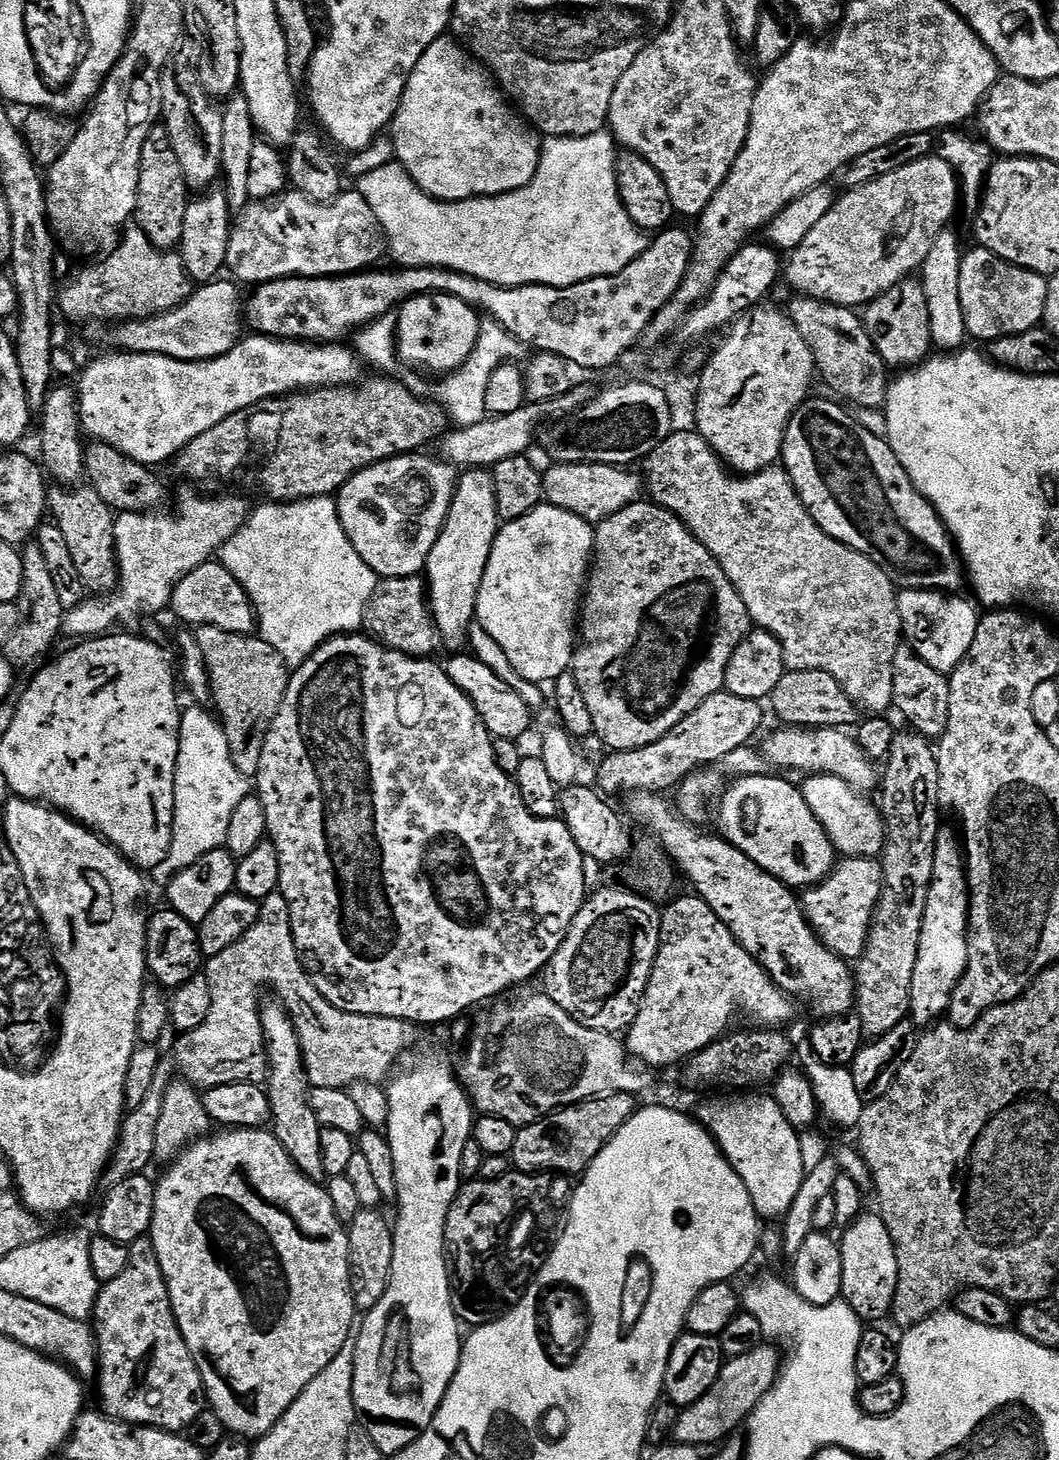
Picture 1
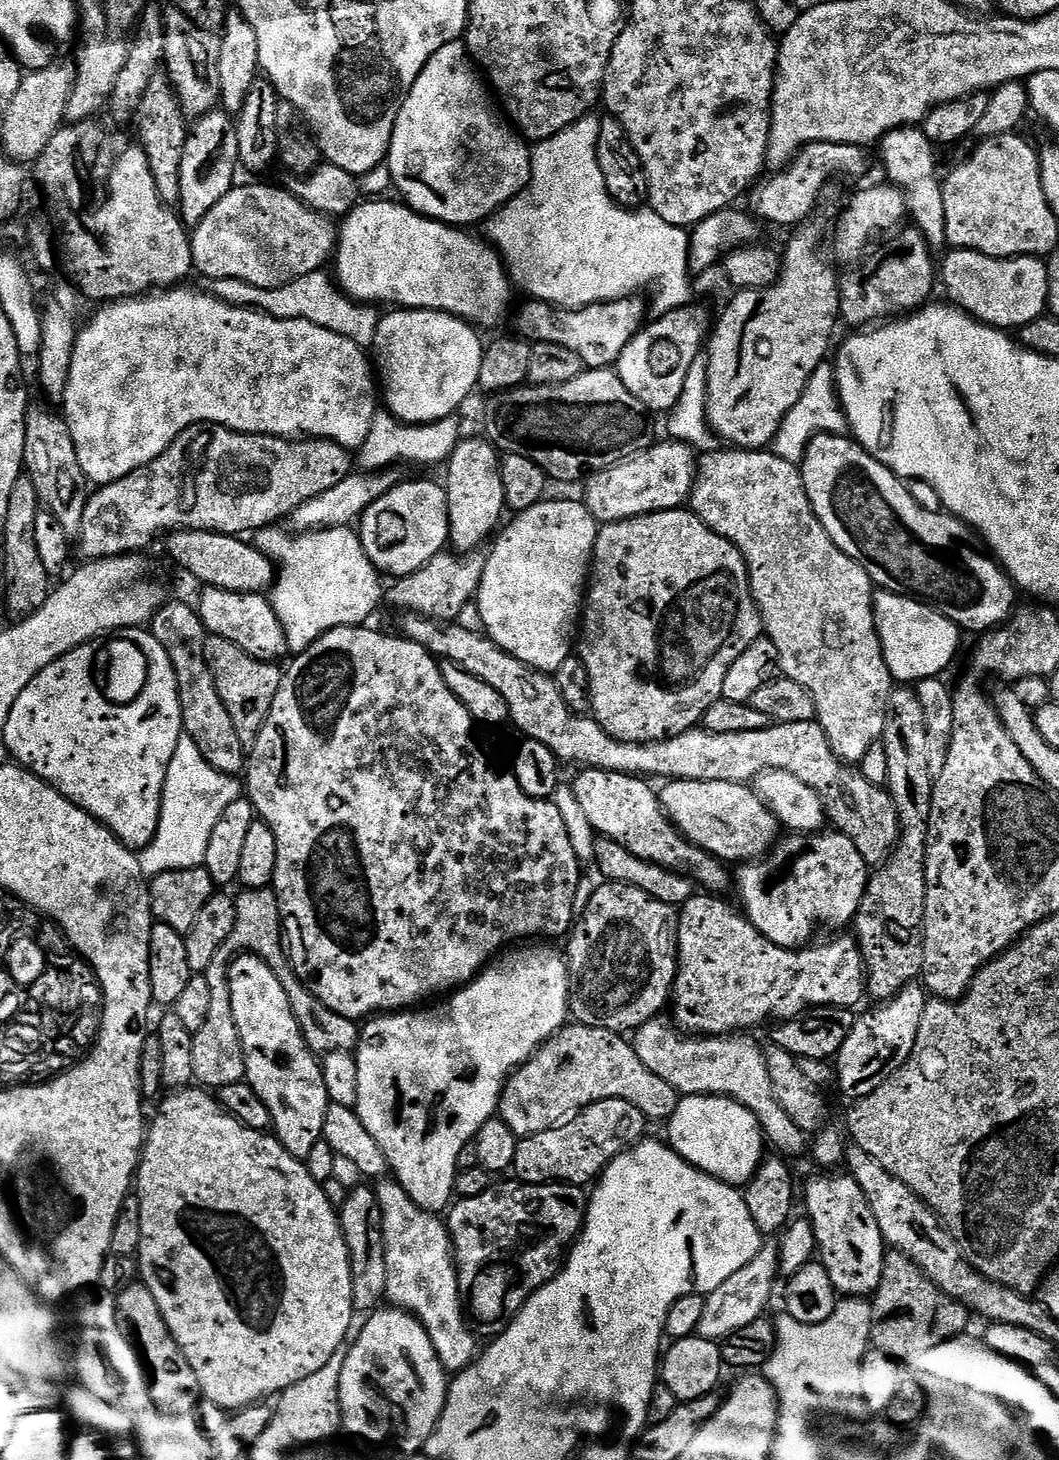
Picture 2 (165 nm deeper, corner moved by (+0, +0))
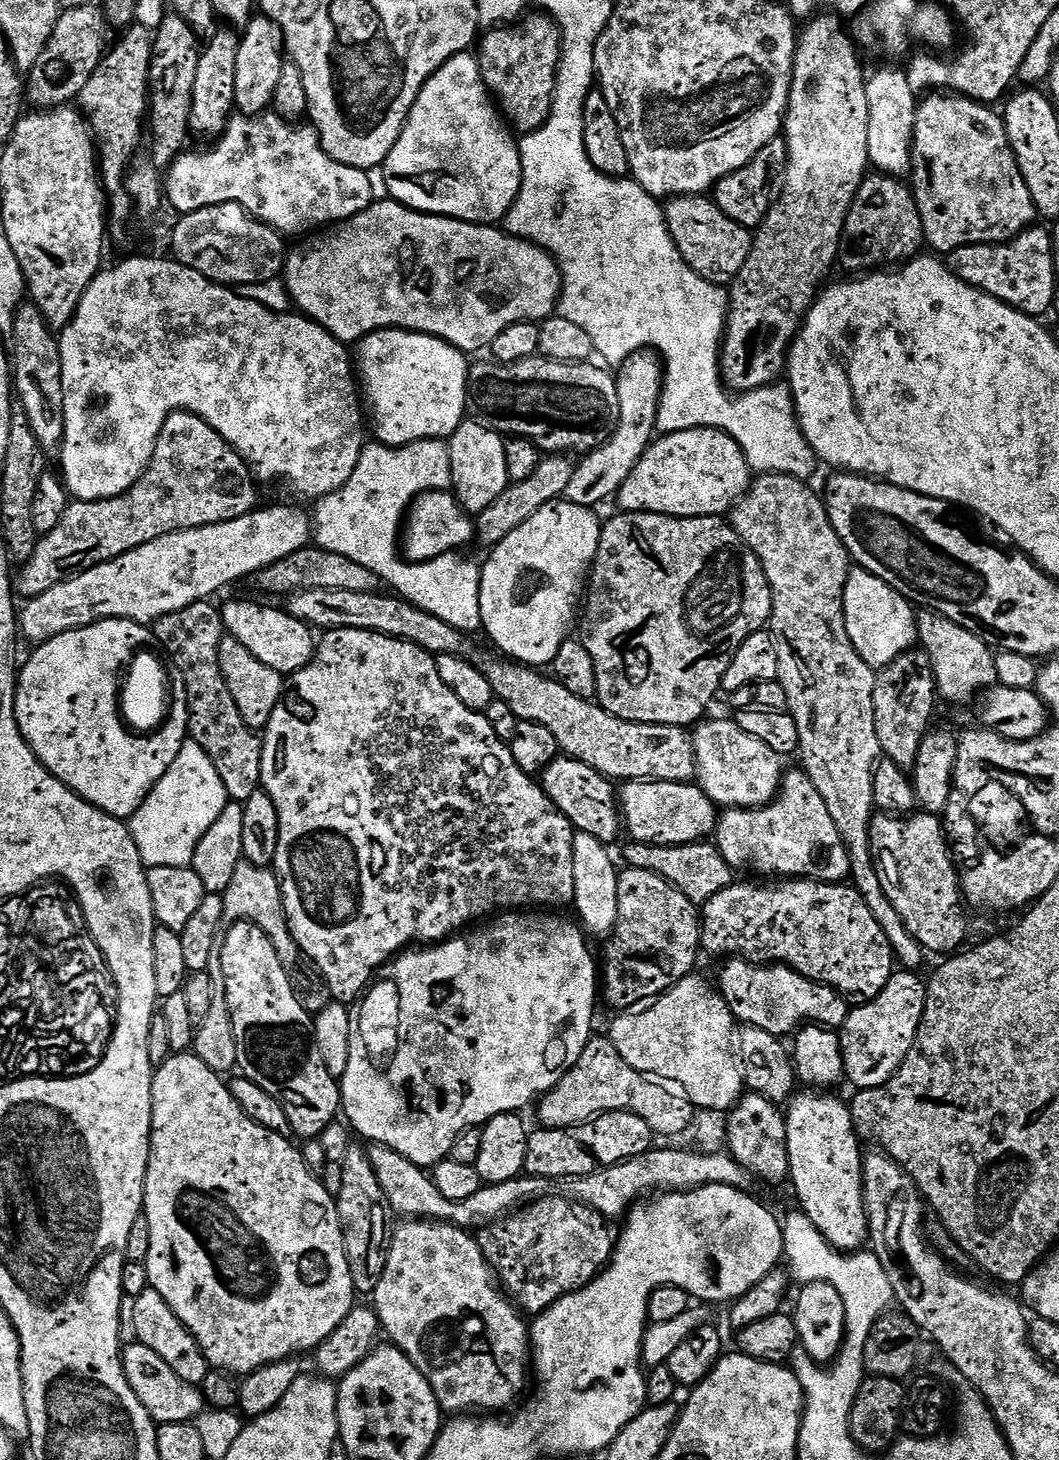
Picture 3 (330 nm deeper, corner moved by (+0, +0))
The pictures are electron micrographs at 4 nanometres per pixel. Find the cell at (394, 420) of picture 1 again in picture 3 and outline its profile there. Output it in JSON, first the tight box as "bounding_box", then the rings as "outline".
{"bounding_box":[15,412,258,598],"outline":[[[171,412],[158,434],[148,468],[135,486],[109,500],[69,503],[62,522],[37,539],[34,554],[15,573],[15,591],[24,598],[38,596],[154,538],[242,518],[258,507],[256,487],[248,463],[205,420],[193,412]]]}

